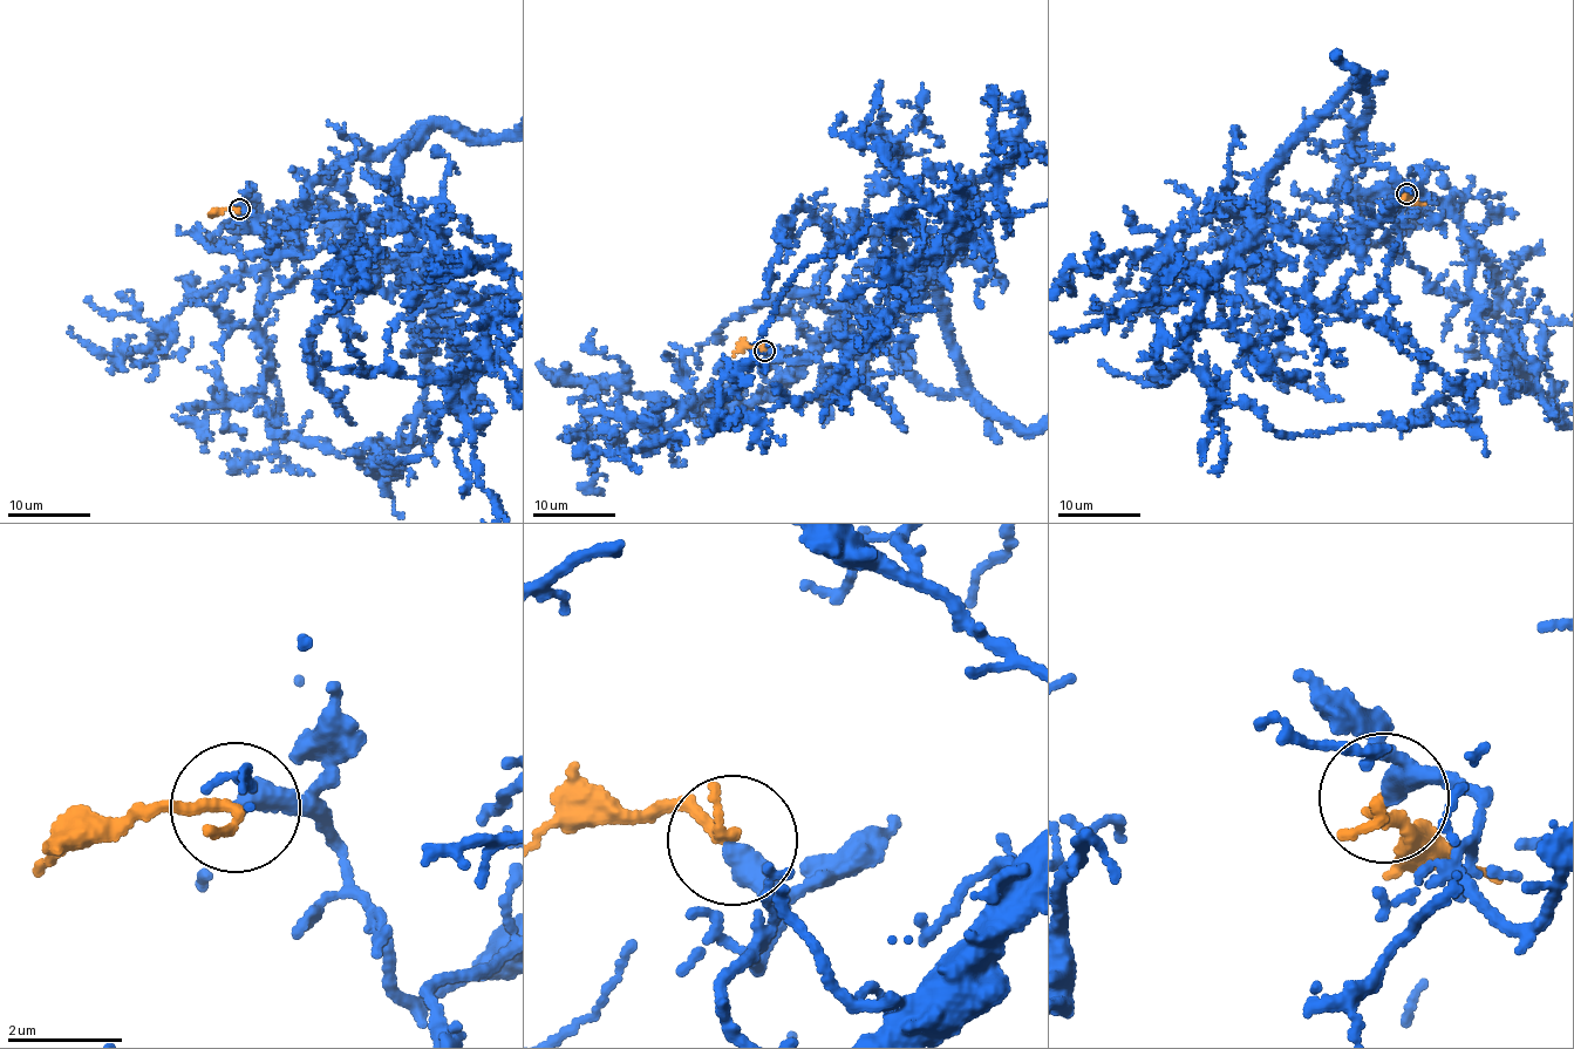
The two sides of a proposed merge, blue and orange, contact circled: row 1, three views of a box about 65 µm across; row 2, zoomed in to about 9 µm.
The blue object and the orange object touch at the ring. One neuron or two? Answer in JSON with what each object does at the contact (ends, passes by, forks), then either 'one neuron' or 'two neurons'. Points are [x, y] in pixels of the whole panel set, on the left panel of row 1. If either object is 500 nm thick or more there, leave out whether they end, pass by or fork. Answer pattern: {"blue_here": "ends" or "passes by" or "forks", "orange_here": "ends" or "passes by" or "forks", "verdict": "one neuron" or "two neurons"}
{"blue_here": "ends", "orange_here": "ends", "verdict": "one neuron"}

